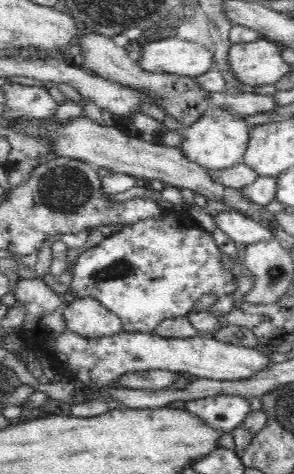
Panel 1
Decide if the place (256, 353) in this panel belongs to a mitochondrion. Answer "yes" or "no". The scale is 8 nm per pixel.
no

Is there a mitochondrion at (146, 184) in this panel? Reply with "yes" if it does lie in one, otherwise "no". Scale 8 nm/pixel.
no

